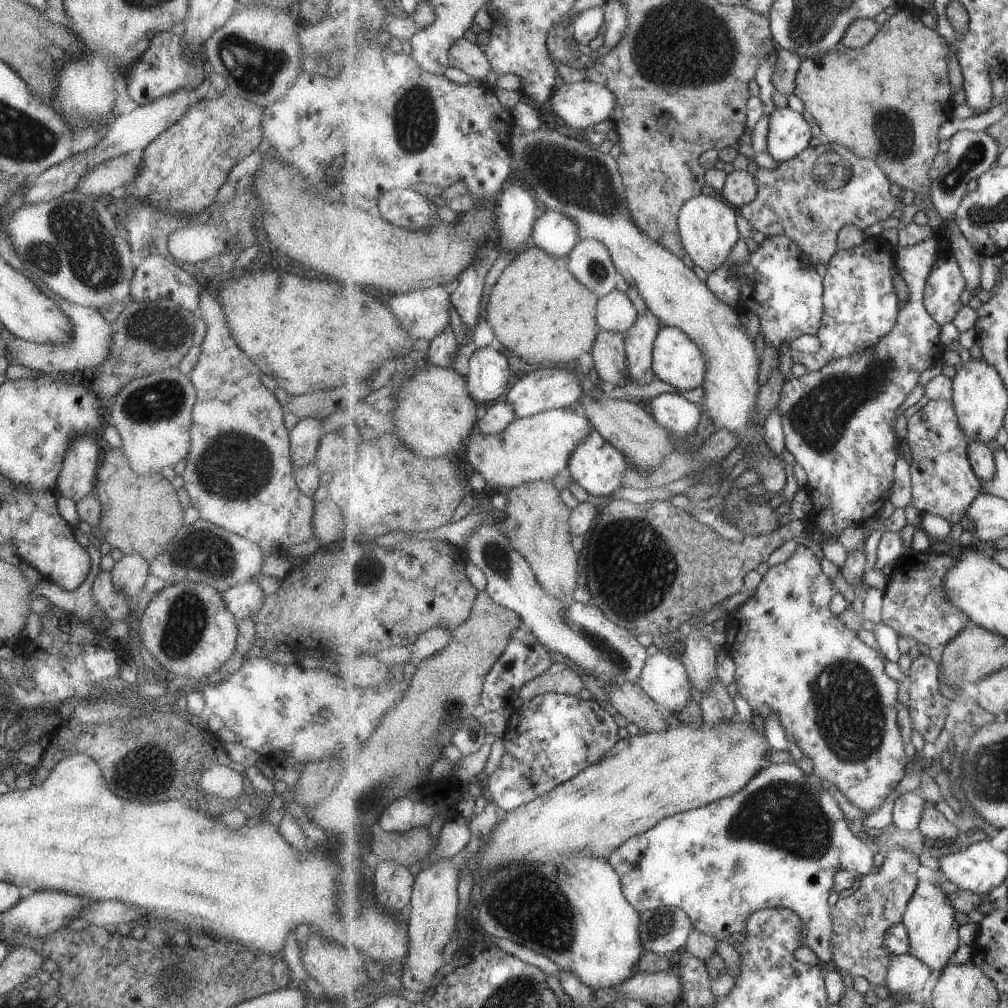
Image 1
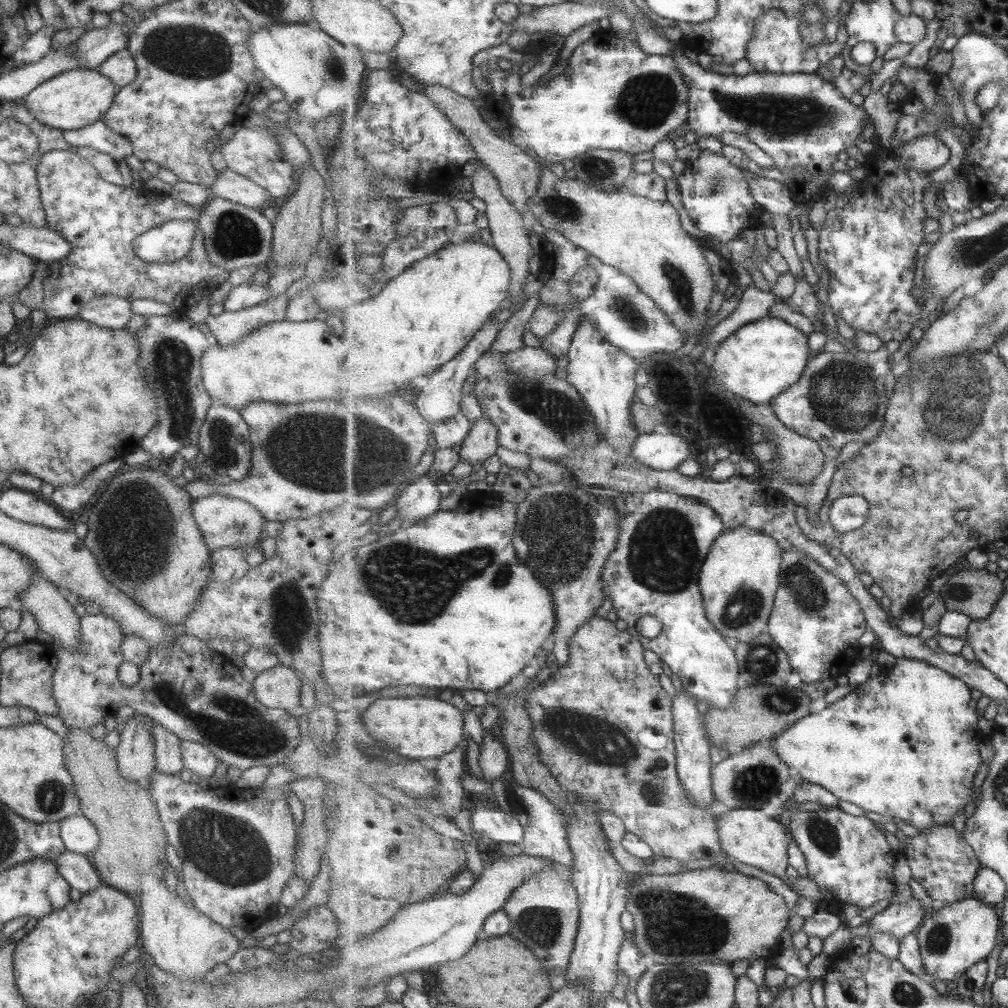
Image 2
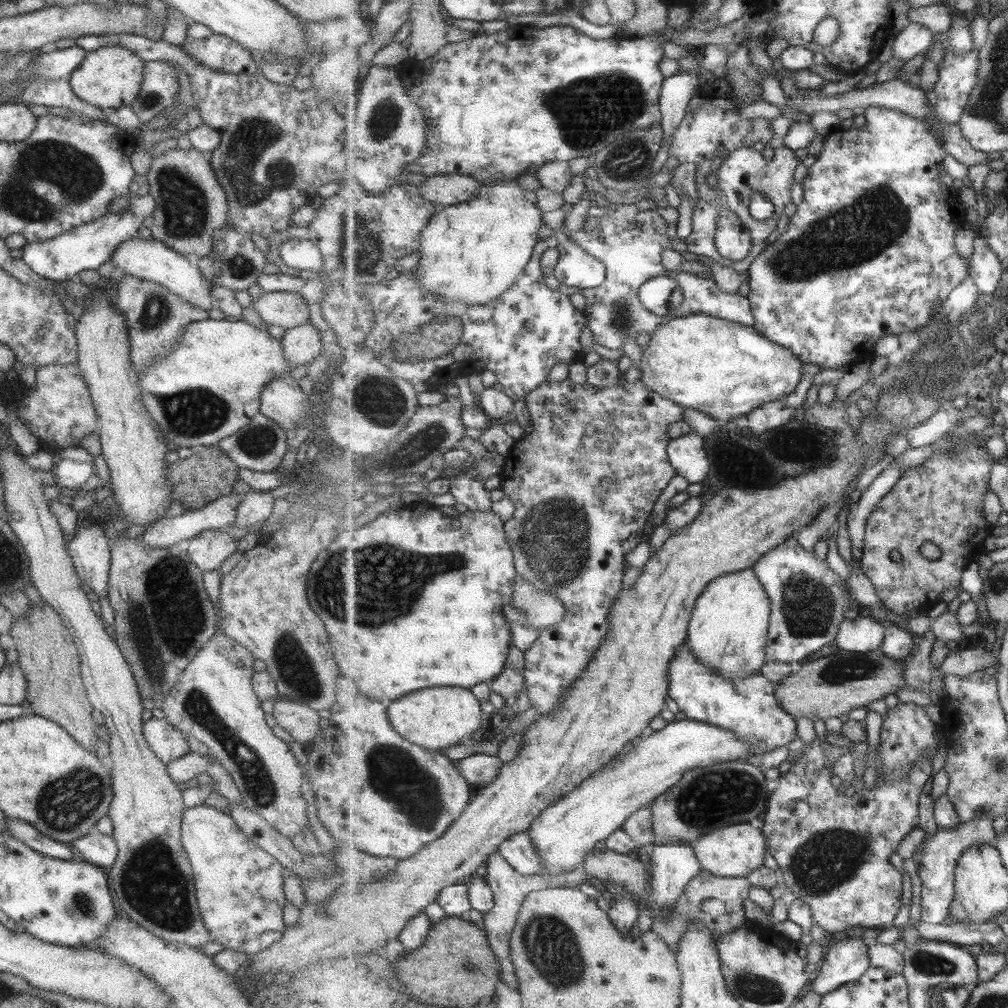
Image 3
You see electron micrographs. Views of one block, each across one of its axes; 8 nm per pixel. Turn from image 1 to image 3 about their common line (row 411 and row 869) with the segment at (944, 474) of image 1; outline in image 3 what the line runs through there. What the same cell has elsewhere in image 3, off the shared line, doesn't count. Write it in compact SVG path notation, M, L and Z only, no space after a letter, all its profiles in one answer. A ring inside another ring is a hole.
M988 811L984 817L972 822L962 823L958 828L943 829L936 836L926 836L918 847L914 857L920 865L920 877L924 881L923 890L923 921L932 924L942 924L948 920L952 904L956 900L956 886L960 857L968 847L982 843L994 843L998 838L998 830L994 826L994 813Z

